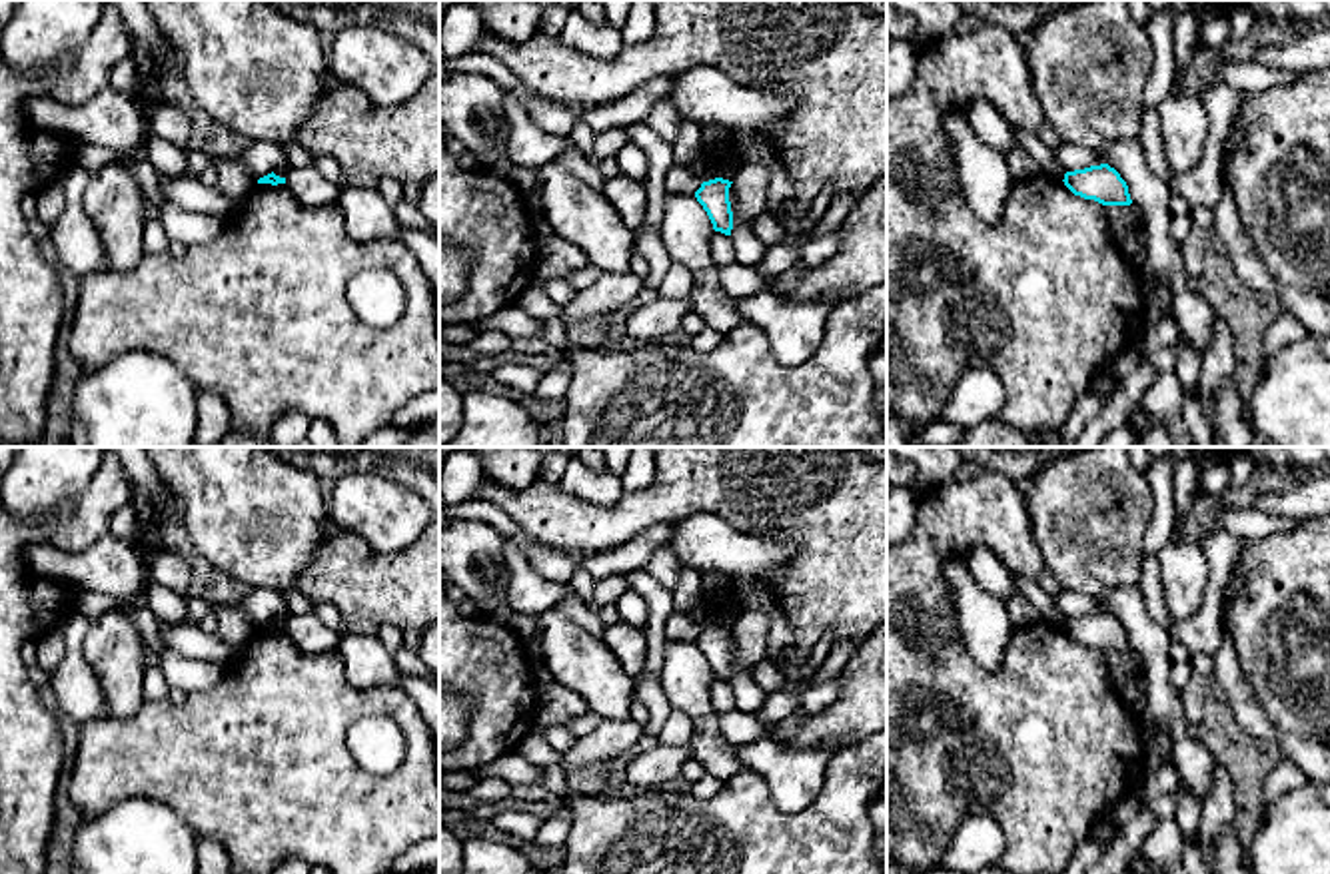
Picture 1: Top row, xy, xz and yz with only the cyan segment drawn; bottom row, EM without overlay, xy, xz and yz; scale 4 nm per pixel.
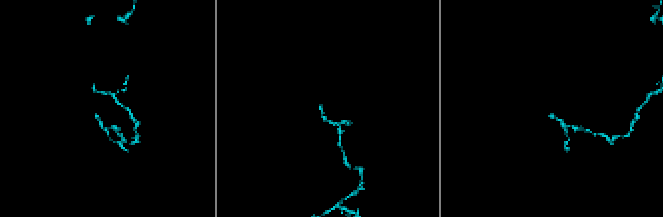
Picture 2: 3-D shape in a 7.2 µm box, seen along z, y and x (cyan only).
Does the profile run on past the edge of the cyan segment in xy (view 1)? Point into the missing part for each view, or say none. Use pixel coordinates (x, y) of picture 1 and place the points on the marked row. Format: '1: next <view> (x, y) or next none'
1: next none

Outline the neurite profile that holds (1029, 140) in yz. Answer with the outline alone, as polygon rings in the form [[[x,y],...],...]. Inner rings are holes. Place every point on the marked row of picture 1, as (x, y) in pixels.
[[[1010,126],[1010,130],[1020,148],[1026,150],[1040,164],[1046,178],[1054,178],[1058,182],[1064,180],[1064,168],[1056,162],[1052,150],[1042,144],[1036,132],[1028,132],[1016,126]]]

